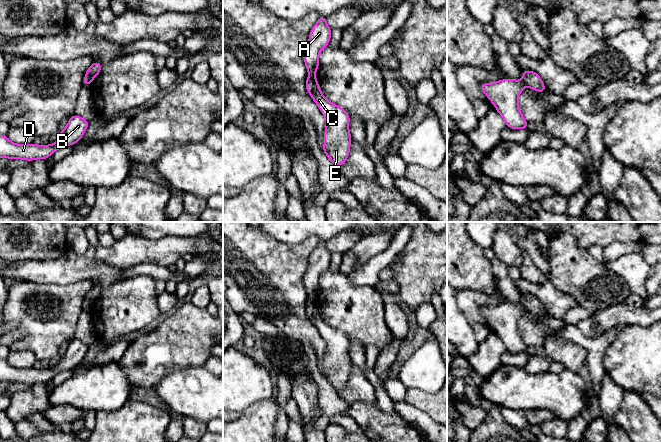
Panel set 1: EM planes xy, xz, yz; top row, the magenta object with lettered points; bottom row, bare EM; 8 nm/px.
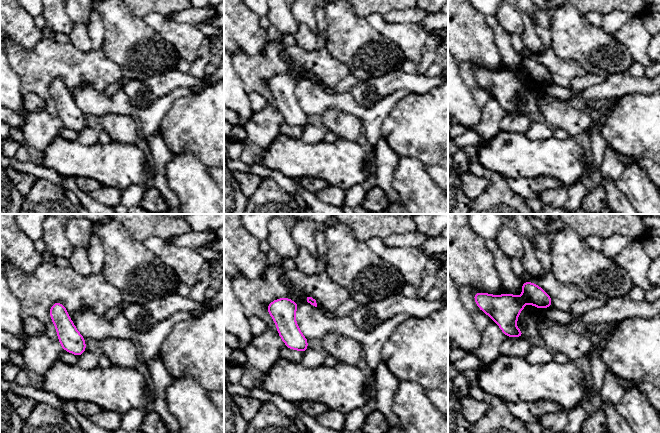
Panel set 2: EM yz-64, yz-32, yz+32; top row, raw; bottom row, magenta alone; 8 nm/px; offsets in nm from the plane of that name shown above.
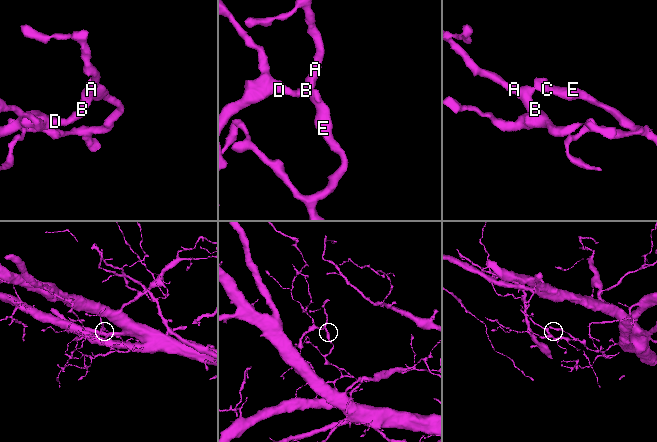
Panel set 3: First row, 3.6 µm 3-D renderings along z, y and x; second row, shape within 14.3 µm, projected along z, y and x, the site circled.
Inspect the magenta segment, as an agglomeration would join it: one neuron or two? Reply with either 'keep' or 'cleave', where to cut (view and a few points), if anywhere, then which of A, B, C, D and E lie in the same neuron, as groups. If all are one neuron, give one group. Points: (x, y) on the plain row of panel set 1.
cleave; cut in xz along (310, 298), (314, 300); A B D / C E

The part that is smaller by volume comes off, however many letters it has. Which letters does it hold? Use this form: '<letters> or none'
A, B, D

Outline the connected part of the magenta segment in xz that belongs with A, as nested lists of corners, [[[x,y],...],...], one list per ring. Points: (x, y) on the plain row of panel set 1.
[[[325,240],[319,241],[309,258],[309,265],[303,277],[308,298],[311,300],[315,300],[318,293],[319,277],[330,266],[331,252],[326,248],[326,243]]]

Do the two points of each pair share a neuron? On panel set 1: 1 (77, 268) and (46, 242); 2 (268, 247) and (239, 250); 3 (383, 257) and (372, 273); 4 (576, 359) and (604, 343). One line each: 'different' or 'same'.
1: different
2: same
3: same
4: different

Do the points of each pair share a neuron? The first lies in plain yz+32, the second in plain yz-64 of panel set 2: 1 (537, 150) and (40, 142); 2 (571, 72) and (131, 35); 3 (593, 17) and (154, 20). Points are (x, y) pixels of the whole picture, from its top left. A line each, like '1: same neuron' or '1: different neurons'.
1: different neurons
2: different neurons
3: same neuron

